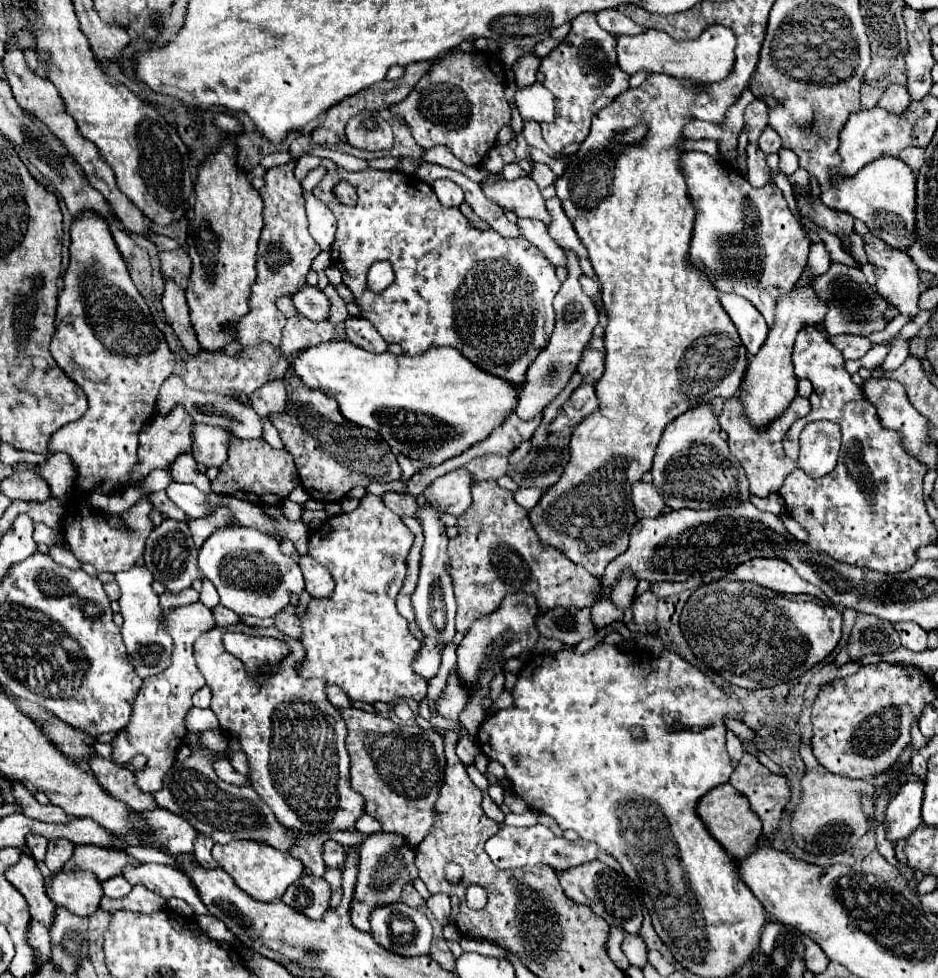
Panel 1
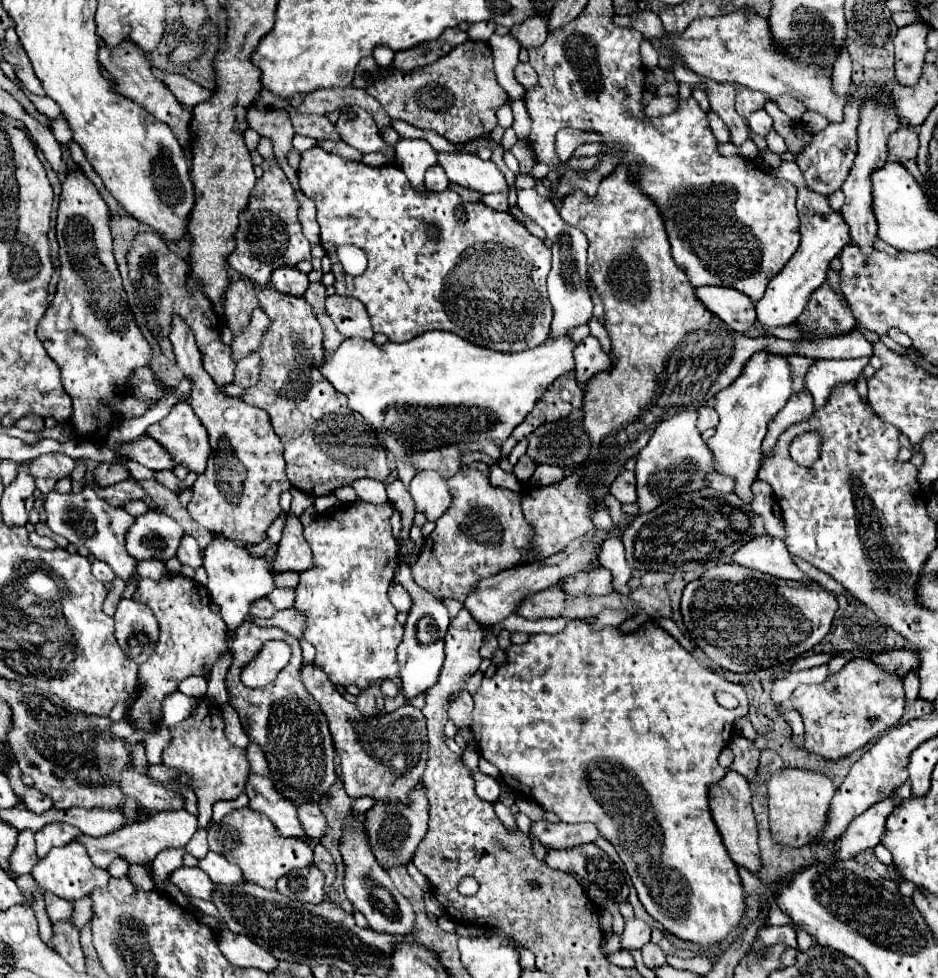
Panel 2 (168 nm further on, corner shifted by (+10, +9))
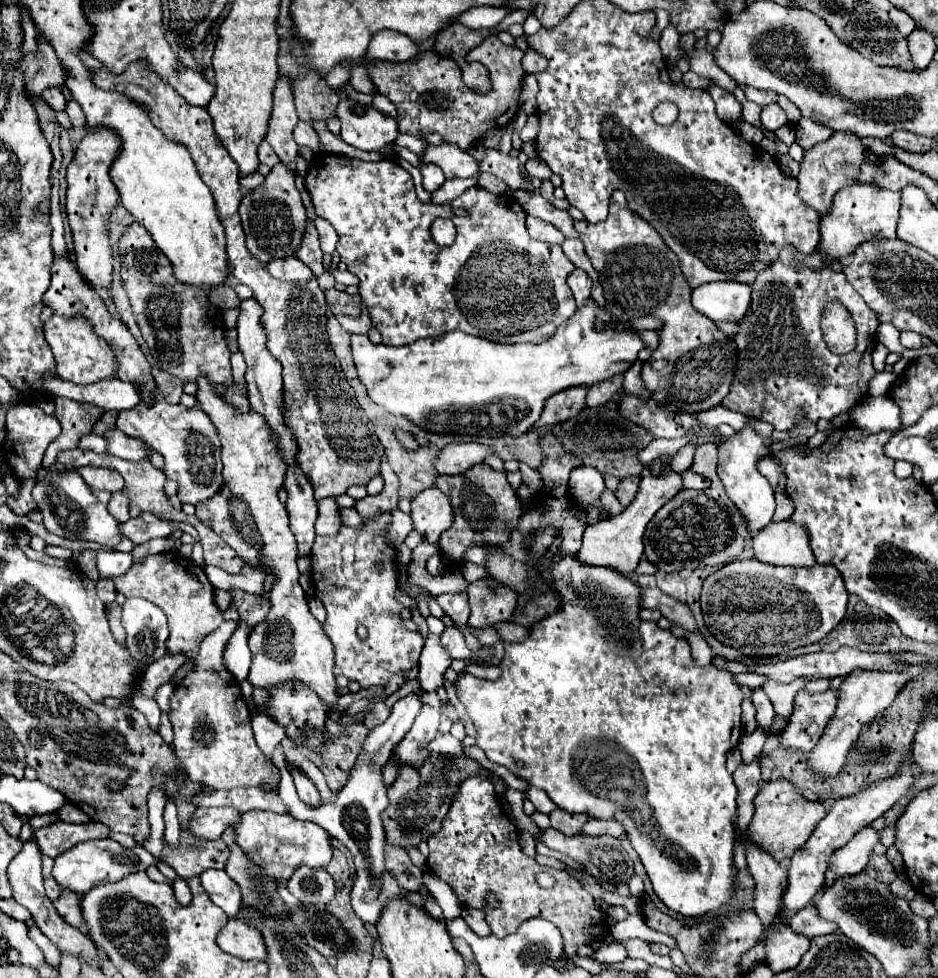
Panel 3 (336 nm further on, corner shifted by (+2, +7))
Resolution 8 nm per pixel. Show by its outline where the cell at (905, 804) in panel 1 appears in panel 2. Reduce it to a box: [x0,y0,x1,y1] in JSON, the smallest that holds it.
[836,797,898,859]

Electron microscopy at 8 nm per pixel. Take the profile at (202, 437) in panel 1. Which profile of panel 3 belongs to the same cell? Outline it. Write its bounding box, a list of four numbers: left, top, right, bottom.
[116,391,224,505]

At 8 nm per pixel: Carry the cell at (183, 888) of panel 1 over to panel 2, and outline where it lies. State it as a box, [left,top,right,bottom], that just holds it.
[168,867,212,899]

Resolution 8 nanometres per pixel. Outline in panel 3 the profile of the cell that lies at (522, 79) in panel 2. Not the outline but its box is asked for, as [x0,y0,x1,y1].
[522,49,548,73]

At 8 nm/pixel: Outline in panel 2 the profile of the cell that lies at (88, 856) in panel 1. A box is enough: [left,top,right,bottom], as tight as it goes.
[76,809,198,869]

